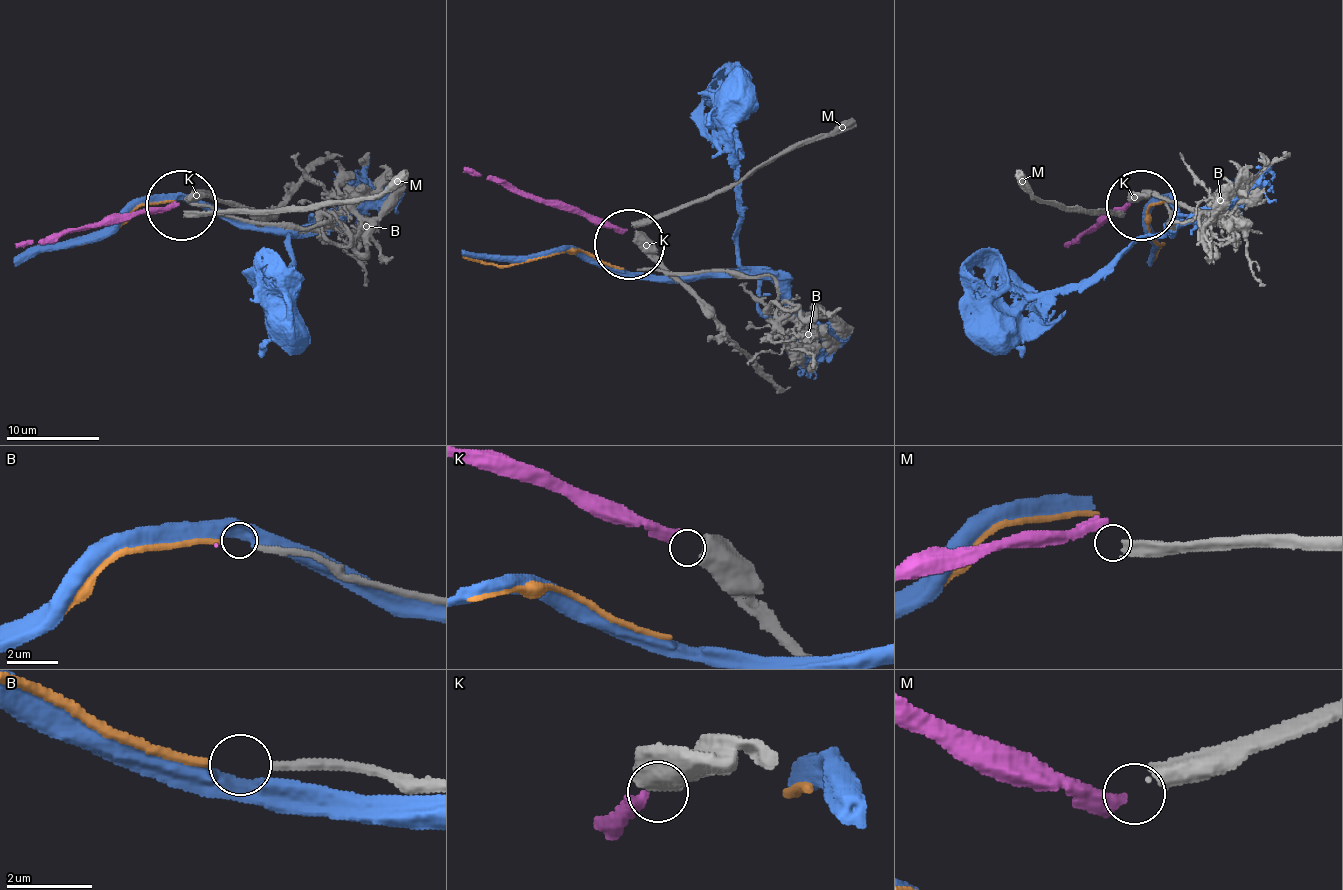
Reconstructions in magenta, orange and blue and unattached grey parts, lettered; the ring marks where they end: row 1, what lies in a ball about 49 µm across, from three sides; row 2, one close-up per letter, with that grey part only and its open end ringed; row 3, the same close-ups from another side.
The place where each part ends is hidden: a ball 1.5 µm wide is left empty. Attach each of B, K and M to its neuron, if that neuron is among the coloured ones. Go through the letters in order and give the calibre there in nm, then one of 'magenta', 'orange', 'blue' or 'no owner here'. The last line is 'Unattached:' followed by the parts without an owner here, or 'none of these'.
B: 240 nm thick; orange
K: 600 nm thick; magenta
M: 440 nm thick; no owner here
Unattached: M

